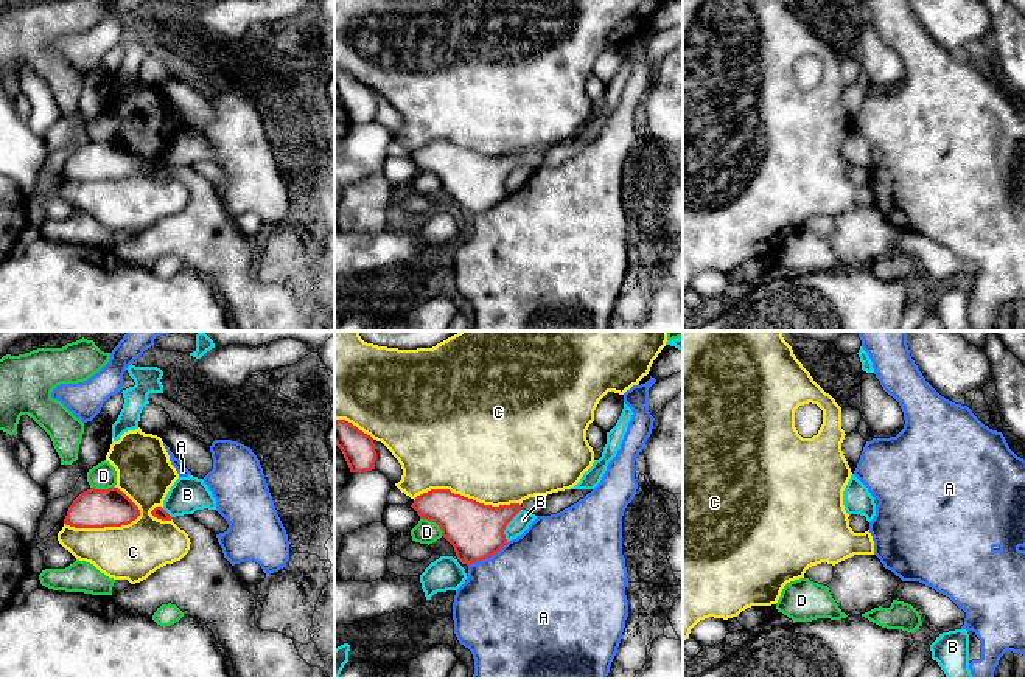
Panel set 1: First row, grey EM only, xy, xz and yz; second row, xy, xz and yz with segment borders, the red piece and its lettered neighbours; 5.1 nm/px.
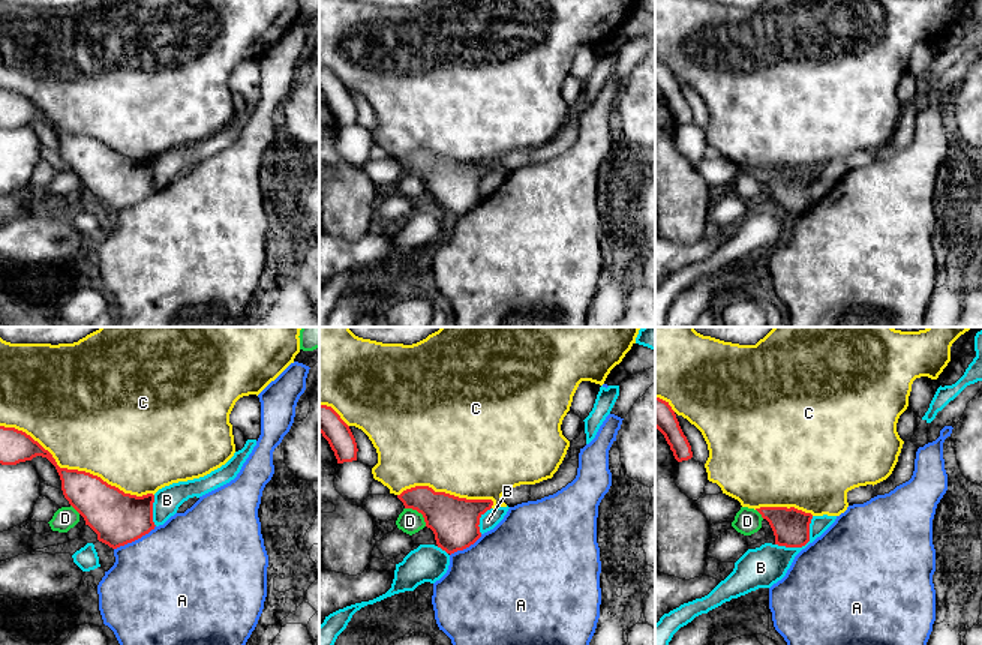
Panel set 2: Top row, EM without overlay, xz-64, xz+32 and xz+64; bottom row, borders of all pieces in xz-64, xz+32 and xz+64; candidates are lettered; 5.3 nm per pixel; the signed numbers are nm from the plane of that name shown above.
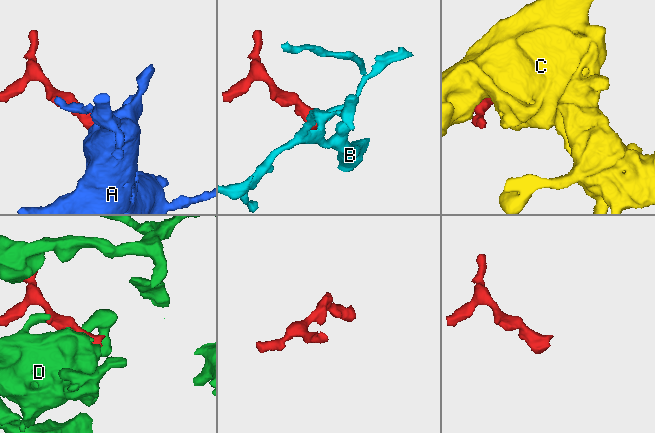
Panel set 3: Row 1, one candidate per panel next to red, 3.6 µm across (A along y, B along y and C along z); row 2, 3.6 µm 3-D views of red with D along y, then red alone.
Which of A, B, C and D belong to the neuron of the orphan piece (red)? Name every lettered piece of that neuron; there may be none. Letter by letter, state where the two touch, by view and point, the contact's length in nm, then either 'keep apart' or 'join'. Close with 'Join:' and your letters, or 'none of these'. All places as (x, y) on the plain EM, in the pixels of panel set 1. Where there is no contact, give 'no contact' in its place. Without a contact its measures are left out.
A: xz (487, 208) | 240 nm | keep apart
B: xz (506, 177) | 190 nm | keep apart
C: xz (467, 149) | 550 nm | keep apart
D: xz (434, 173) | 150 nm | keep apart
Join: none of these

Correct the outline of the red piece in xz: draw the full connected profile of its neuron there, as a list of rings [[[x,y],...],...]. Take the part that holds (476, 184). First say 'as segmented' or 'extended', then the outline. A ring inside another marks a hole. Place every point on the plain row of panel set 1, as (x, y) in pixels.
extended; [[[431,141],[417,148],[411,158],[420,171],[436,174],[442,188],[454,199],[457,211],[470,218],[498,205],[507,196],[507,176],[521,162],[540,168],[544,152],[546,148],[535,148],[521,157],[492,158],[450,141]]]

